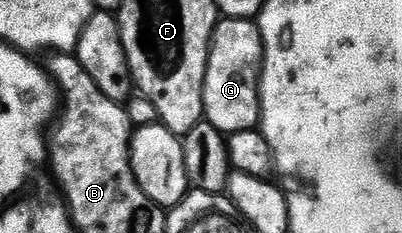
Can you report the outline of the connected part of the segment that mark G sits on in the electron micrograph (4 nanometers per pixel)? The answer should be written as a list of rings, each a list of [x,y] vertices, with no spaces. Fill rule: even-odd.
[[[222,17],[213,30],[209,45],[207,76],[203,84],[204,121],[228,136],[235,132],[252,130],[261,121],[261,60],[265,49],[261,29],[248,18]]]

